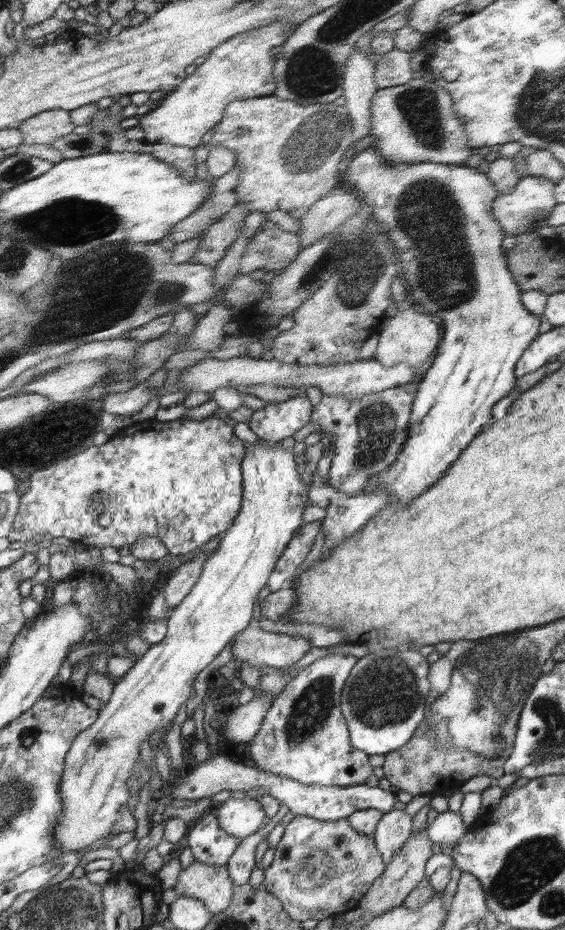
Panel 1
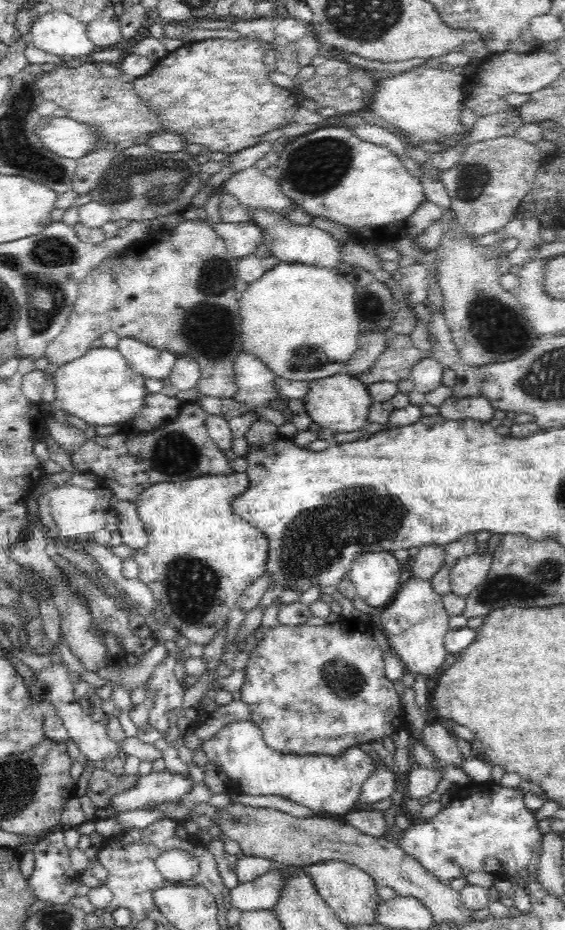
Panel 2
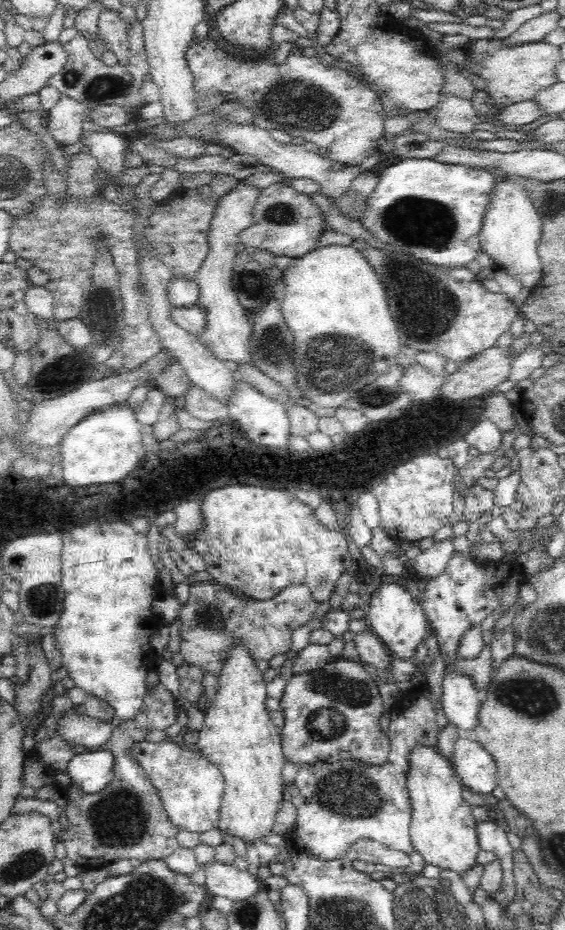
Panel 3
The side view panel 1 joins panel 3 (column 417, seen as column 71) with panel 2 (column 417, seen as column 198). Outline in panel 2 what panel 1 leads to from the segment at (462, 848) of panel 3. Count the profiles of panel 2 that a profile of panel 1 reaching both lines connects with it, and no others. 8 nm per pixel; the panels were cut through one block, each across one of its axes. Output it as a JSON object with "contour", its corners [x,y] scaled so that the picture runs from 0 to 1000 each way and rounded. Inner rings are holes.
{"contour":[[[719,617],[701,641],[673,661],[673,678],[685,685],[696,703],[715,710],[715,716],[722,716],[729,725],[740,723],[761,729],[777,727],[775,714],[784,713],[791,703],[784,688],[798,676],[793,665],[782,640],[765,633],[765,625]]]}

